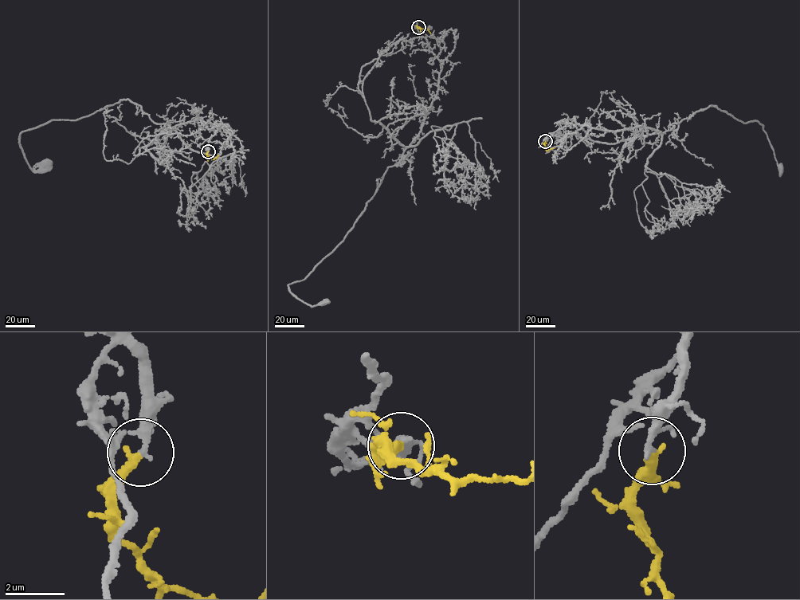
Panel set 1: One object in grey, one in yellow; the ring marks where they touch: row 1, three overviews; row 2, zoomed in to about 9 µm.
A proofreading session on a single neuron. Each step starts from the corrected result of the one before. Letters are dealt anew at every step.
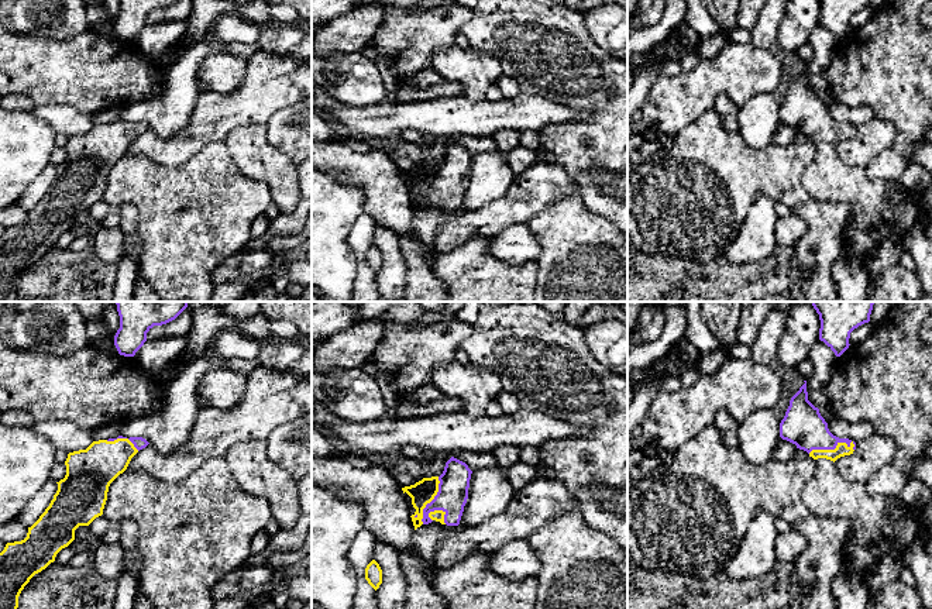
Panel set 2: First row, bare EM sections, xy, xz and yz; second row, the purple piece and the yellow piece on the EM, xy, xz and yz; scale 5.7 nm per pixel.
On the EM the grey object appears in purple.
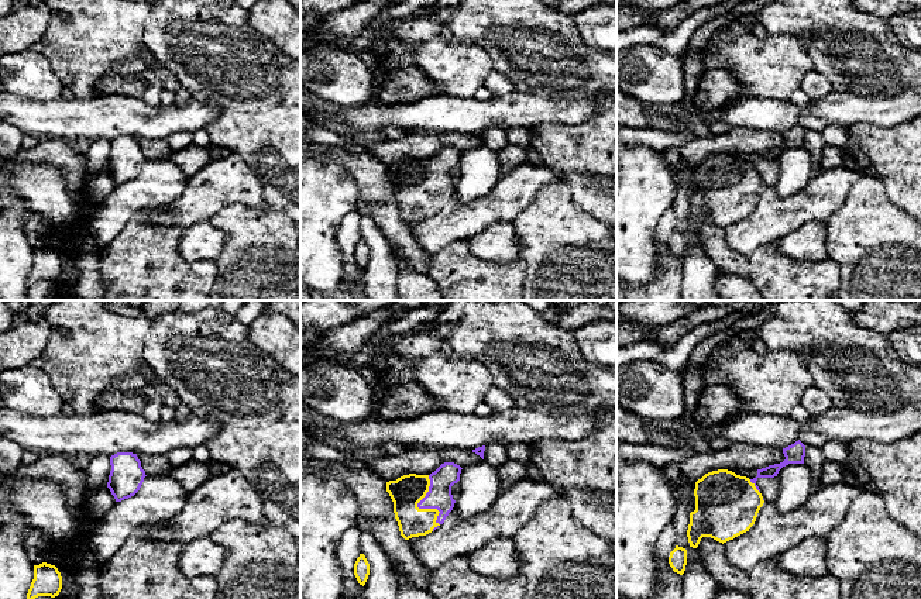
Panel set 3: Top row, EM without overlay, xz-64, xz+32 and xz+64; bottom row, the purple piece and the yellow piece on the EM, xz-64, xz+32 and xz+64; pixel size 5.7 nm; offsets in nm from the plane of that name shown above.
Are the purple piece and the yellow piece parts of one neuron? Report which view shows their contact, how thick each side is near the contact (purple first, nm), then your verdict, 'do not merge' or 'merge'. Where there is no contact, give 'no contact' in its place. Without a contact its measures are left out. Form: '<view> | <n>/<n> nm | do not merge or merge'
yz | 240/70 nm | merge

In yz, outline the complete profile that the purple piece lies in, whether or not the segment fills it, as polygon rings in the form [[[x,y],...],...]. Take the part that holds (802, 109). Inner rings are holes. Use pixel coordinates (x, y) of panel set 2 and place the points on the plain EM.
[[[807,65],[791,82],[784,103],[780,107],[780,121],[804,134],[814,144],[826,142],[836,145],[850,140],[856,127],[833,120],[819,93],[808,85]]]

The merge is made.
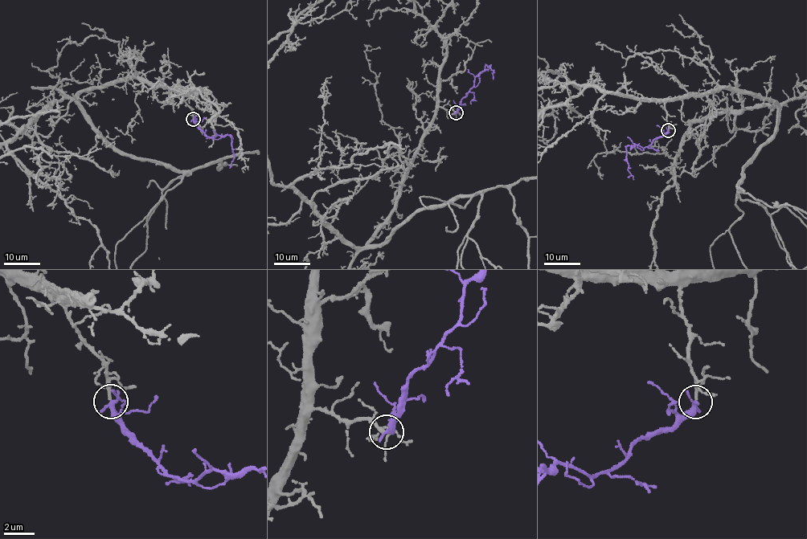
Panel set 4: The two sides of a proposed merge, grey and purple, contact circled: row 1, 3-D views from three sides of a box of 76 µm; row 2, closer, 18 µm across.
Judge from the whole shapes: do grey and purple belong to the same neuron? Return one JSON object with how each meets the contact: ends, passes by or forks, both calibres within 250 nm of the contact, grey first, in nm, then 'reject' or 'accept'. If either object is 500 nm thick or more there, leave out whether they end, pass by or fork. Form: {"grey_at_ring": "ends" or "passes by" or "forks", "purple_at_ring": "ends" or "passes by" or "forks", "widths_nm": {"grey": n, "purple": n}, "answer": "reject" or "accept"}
{"grey_at_ring": "passes by", "purple_at_ring": "passes by", "widths_nm": {"grey": 150, "purple": 280}, "answer": "accept"}

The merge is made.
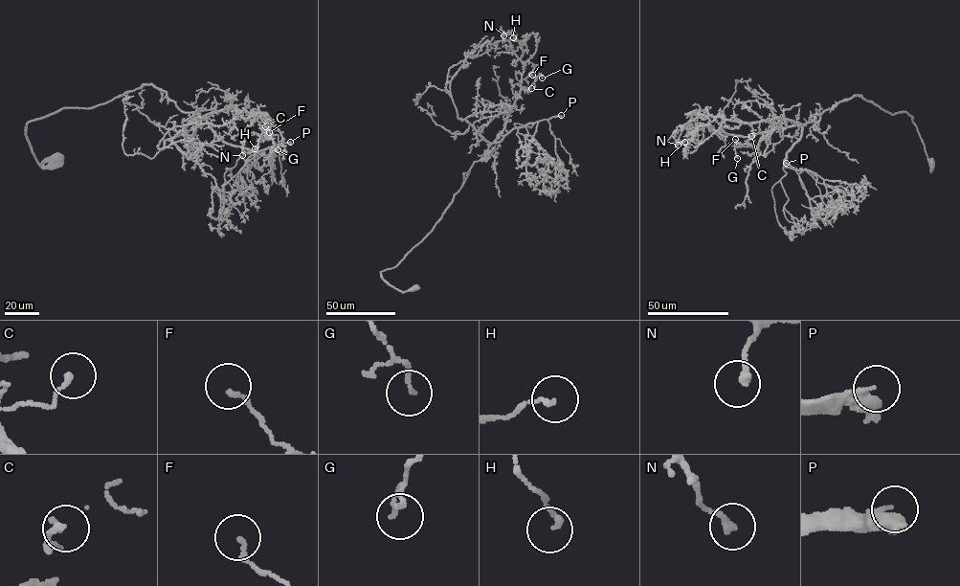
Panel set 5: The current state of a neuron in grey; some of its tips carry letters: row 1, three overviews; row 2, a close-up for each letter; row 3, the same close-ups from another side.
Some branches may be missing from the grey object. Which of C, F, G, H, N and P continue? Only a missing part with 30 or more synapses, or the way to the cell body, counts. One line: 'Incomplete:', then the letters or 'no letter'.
Incomplete: P

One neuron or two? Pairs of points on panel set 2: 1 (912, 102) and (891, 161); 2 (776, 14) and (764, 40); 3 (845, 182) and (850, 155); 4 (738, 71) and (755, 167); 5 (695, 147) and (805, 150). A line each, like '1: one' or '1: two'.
1: two
2: one
3: two
4: two
5: one

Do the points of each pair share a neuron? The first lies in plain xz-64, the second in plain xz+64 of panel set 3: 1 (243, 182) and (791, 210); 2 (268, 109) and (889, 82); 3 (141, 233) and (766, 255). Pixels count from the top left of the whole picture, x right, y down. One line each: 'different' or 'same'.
1: same
2: same
3: same

